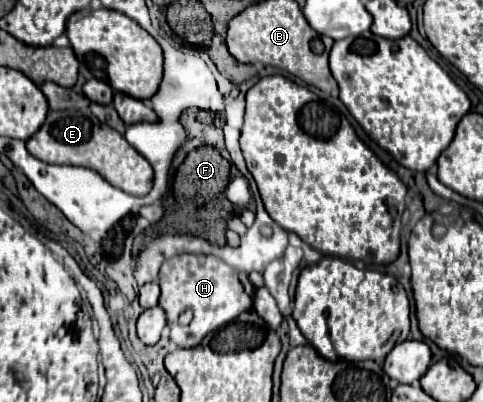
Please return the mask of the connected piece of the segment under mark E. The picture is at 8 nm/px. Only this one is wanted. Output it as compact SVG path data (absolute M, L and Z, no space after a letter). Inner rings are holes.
M58 109L50 111L44 125L26 141L28 151L44 163L68 163L90 167L110 185L130 195L146 195L152 189L150 163L130 147L130 143L112 127L100 123L90 111Z

